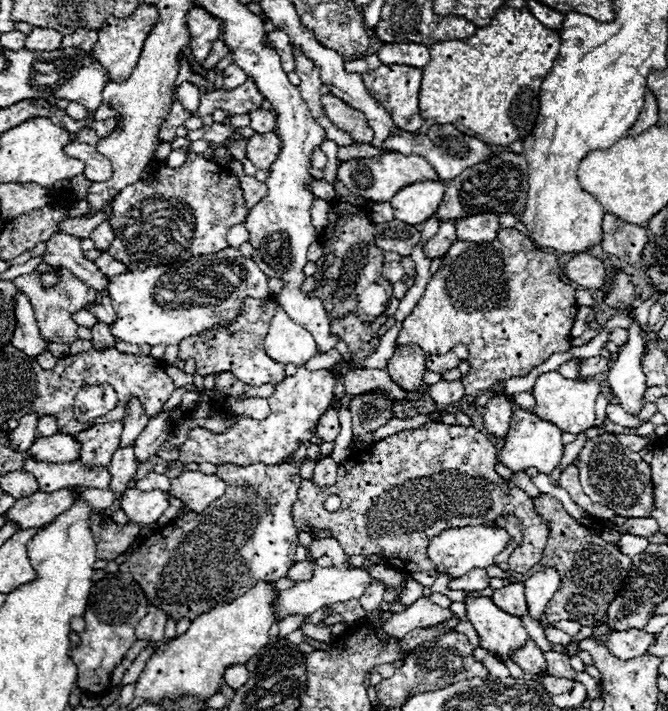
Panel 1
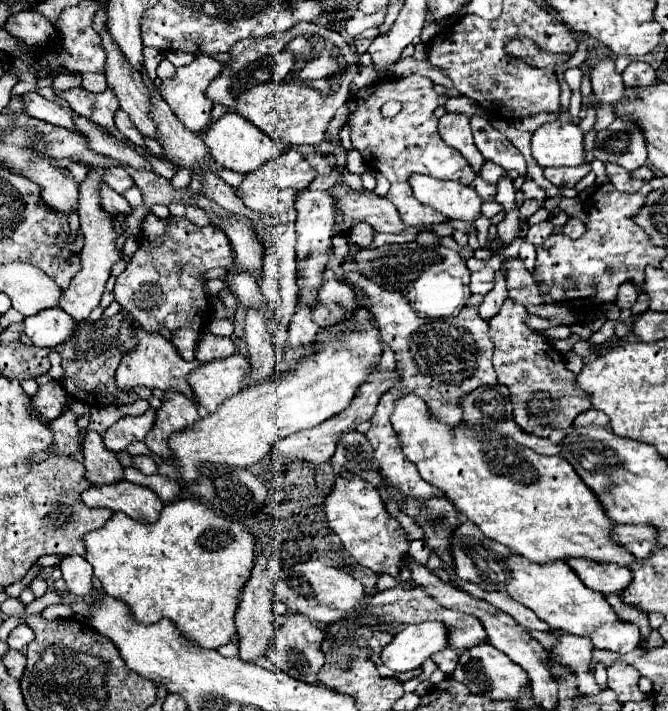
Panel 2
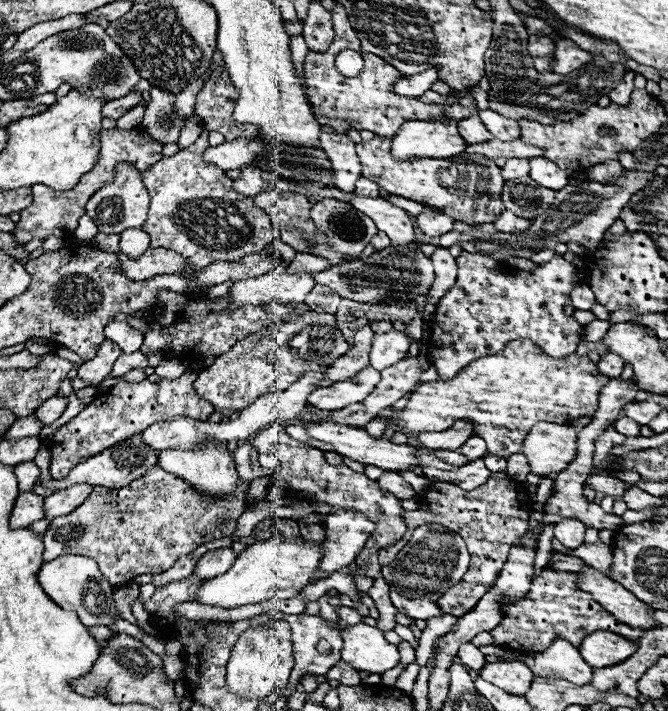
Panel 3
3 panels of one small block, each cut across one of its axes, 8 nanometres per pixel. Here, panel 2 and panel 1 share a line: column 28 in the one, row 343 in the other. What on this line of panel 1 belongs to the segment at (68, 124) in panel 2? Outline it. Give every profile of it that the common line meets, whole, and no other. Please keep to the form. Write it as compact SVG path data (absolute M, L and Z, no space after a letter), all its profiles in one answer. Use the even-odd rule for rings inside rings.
M98 322L94 328L92 328L92 344L96 350L104 350L108 346L114 346L116 344L116 338L112 336L110 332L110 326L104 326L102 322Z

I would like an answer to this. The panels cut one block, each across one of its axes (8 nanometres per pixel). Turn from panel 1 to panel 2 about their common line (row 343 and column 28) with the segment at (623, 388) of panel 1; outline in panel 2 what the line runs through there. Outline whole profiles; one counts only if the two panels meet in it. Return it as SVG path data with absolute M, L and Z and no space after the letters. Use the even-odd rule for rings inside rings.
M20 624L16 626L10 636L8 636L8 646L14 648L14 650L22 650L26 644L30 644L34 640L34 632L26 626L26 624Z

